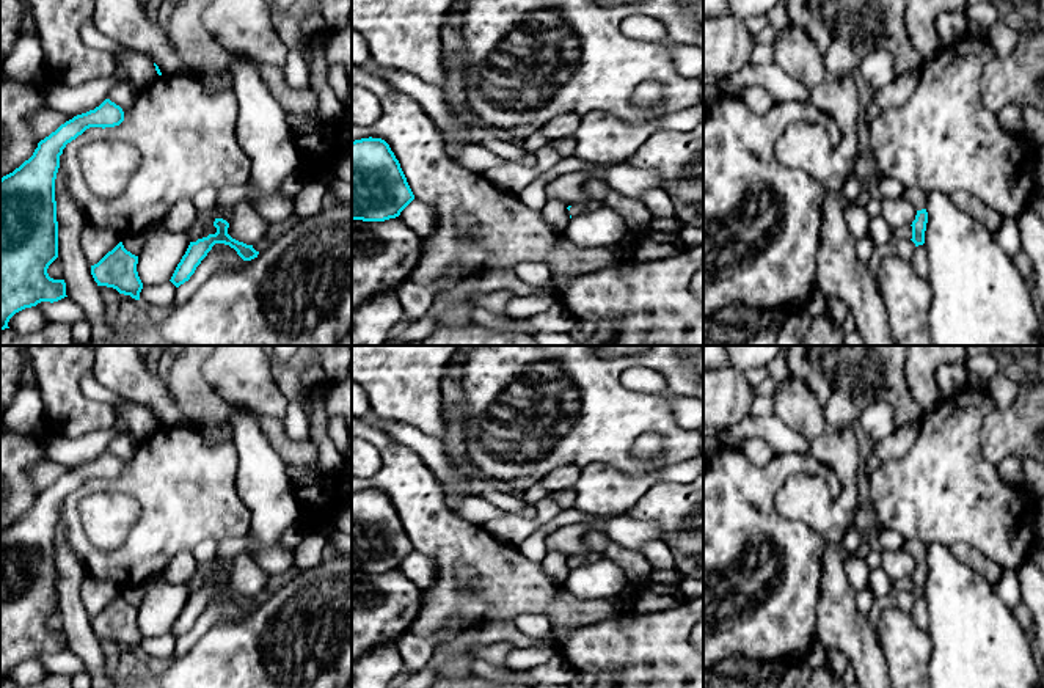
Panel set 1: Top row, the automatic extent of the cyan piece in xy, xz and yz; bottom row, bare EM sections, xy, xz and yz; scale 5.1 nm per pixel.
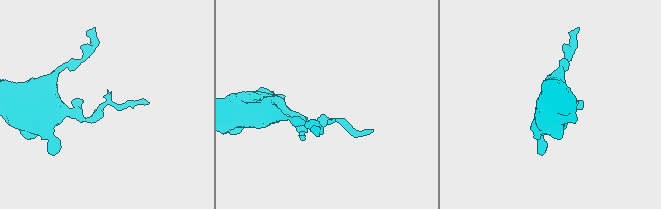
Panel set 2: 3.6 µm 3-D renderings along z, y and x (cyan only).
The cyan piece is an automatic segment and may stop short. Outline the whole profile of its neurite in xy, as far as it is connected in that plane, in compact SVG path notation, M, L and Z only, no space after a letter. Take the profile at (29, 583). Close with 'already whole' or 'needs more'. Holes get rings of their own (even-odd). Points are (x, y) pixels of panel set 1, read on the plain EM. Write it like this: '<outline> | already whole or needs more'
M105 451L99 459L77 467L38 495L33 507L13 525L0 531L0 682L9 680L9 671L41 653L58 653L66 647L64 631L49 628L49 617L58 609L58 573L55 531L60 507L68 495L89 479L115 479L124 473L119 457Z | already whole

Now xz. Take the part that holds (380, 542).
M385 492L352 493L352 572L396 570L413 551L400 515Z | already whole

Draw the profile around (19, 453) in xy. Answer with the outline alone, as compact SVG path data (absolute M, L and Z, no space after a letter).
M0 432L0 531L33 507L39 493L30 470L47 459L42 434Z

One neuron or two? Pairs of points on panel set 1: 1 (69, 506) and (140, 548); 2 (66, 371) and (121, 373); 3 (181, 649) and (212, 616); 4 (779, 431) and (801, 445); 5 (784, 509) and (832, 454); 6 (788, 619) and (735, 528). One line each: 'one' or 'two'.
1: one
2: two
3: one
4: one
5: one
6: one

